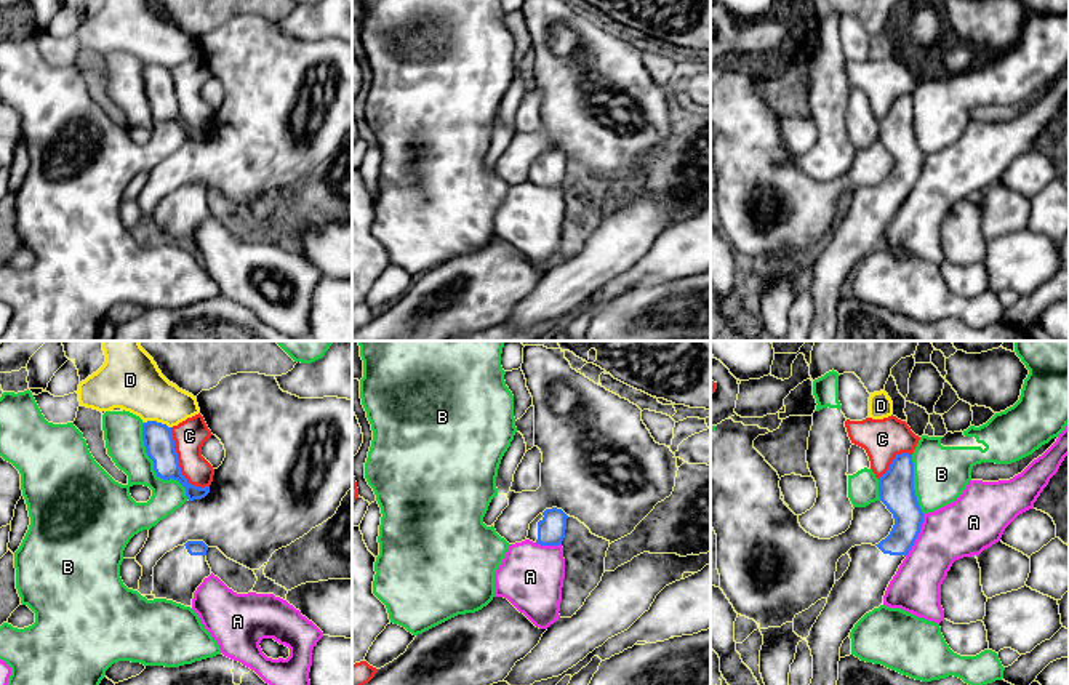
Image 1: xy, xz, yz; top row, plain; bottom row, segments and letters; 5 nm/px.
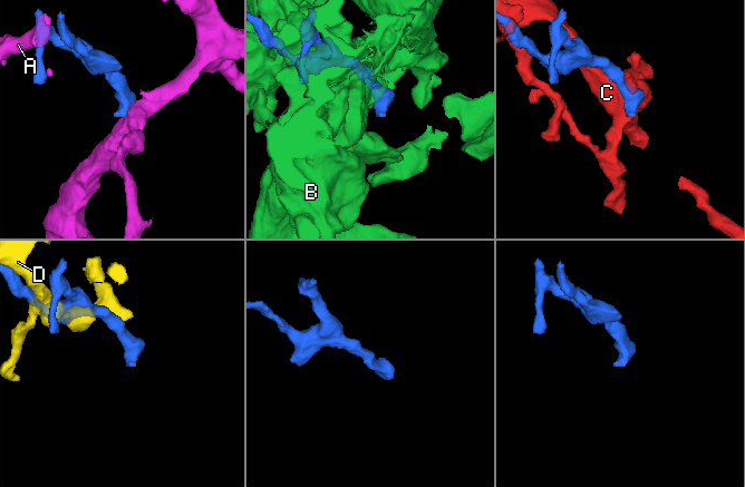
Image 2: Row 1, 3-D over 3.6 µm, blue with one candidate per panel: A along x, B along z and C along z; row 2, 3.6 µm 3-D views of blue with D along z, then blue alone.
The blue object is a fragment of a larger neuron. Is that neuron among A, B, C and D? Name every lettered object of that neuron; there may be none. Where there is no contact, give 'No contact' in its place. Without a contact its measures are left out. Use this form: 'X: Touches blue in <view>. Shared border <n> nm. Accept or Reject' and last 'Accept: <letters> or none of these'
A: Touches blue in yz. Shared border 240 nm. Reject
B: Touches blue in xy. Shared border 440 nm. Reject
C: Touches blue in xy. Shared border 360 nm. Reject
D: Touches blue in xy. Shared border 140 nm. Reject
Accept: none of these

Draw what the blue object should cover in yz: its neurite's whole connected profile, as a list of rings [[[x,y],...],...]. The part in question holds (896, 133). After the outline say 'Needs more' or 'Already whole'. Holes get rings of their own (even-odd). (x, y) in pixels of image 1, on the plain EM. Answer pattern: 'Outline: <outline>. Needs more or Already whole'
Outline: [[[901,94],[895,98],[888,112],[879,120],[879,138],[893,155],[895,166],[890,176],[879,186],[861,186],[848,192],[851,200],[850,208],[843,218],[835,222],[824,251],[807,278],[813,298],[813,320],[807,341],[835,341],[839,331],[840,288],[843,282],[850,278],[851,270],[866,254],[883,246],[883,237],[890,222],[920,174],[925,155],[919,147],[914,131],[912,96]]]. Needs more

